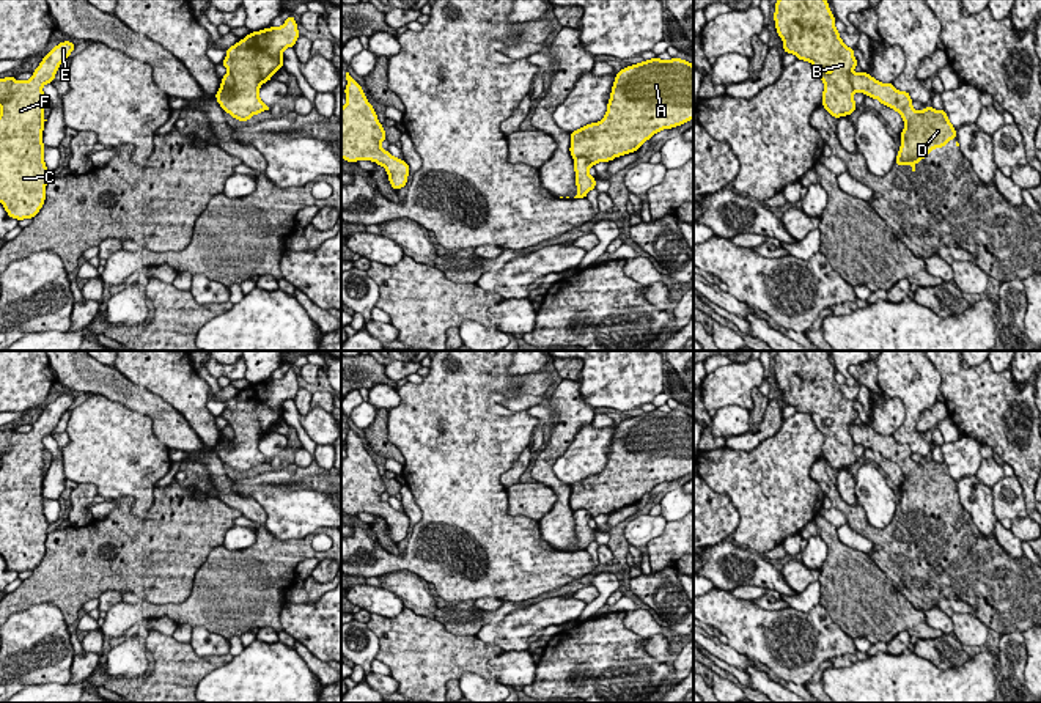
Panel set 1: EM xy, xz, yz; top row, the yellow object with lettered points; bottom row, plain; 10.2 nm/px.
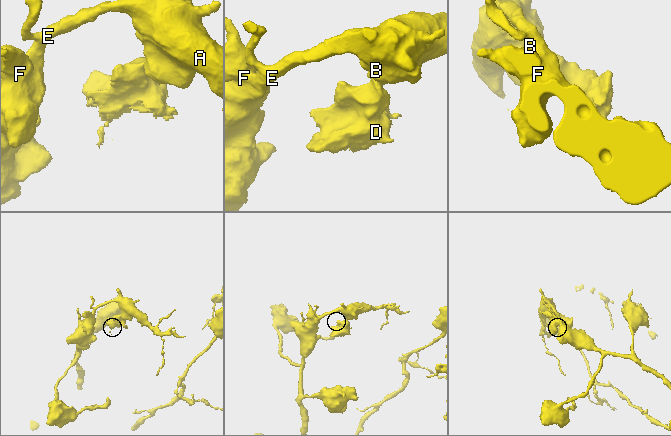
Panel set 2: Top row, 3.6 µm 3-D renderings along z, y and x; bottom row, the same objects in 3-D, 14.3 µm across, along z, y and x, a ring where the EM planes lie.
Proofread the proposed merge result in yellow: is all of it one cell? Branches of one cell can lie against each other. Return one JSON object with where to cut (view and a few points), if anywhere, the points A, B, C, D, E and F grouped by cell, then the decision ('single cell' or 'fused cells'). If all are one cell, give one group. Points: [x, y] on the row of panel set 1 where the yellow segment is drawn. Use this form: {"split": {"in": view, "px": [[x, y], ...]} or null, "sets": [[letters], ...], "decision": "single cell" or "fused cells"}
{"split": {"in": "yz", "px": [[851, 73], [849, 82], [854, 92]]}, "sets": [["A", "B", "C", "E", "F"], ["D"]], "decision": "fused cells"}

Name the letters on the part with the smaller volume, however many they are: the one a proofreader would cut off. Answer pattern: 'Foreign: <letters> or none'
Foreign: D

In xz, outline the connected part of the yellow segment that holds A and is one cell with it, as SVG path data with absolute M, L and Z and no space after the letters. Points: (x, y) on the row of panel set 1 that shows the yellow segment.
M657 57L616 72L607 113L598 123L571 132L572 159L585 157L591 165L638 151L654 134L693 120L693 64L682 58Z

